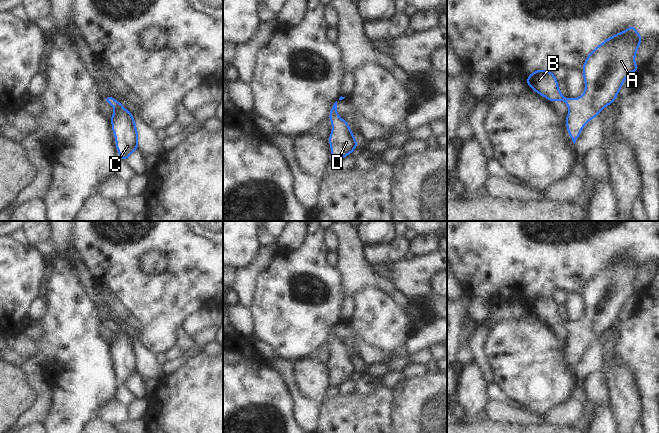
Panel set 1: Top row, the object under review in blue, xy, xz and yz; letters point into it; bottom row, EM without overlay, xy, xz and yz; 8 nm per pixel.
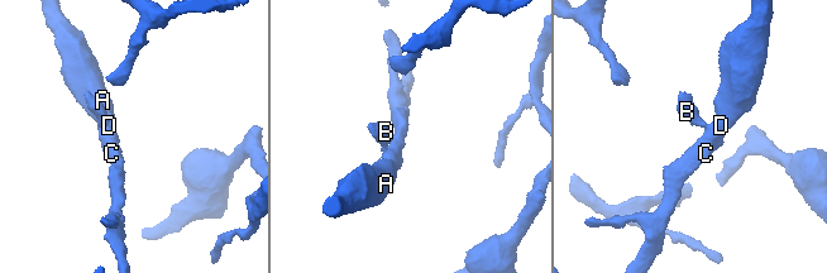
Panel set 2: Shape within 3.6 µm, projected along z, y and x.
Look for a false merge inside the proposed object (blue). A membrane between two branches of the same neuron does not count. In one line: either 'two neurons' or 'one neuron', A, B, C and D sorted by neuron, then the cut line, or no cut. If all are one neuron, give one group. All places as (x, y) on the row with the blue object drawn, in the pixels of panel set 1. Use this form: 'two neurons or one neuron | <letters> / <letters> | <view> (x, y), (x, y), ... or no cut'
one neuron | A B C D | no cut

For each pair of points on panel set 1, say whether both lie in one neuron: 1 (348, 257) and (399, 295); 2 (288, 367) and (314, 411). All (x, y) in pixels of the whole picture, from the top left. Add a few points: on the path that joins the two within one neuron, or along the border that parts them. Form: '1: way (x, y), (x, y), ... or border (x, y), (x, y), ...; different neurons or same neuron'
1: way (361, 270), (368, 277), (381, 281), (386, 285); same neuron
2: way (290, 378), (296, 393), (303, 401); same neuron

